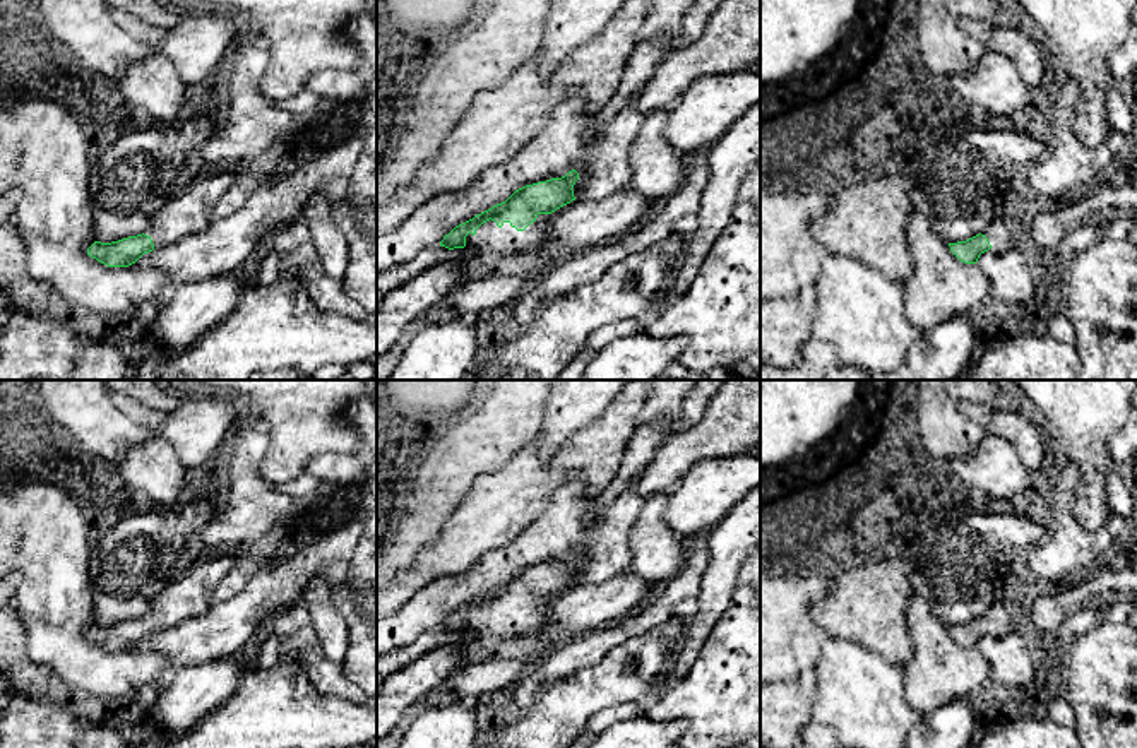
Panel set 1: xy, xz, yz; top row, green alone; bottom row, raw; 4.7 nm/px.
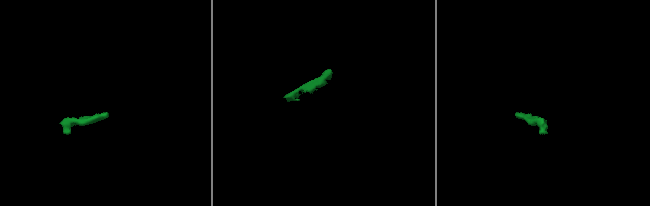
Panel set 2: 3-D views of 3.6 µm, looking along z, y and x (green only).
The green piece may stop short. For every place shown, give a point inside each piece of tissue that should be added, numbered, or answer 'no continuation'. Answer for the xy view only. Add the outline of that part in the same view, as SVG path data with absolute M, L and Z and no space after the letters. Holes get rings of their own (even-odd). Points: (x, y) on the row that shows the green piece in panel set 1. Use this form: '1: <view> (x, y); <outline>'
1: xy (189, 213); M233 166L221 168L209 178L193 181L158 212L144 234L152 240L154 248L161 248L204 231L212 221L216 202L233 185L236 185L236 169Z

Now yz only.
1: yz (999, 235); M1000 219L991 221L981 234L985 234L991 245L990 253L1005 253L1014 248L1010 229Z

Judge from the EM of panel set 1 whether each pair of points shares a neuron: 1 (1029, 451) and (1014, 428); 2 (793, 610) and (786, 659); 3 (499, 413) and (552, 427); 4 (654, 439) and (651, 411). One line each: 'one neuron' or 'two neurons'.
1: one neuron
2: one neuron
3: two neurons
4: two neurons

